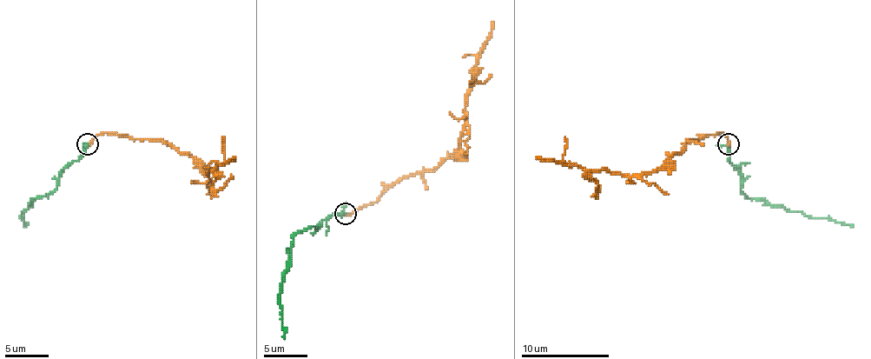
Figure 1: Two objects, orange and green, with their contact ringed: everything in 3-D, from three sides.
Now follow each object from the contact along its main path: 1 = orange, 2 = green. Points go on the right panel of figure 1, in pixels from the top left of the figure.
1: (728, 143), (721, 132), (690, 139), (659, 168), (630, 176), (536, 156)
2: (728, 143), (729, 162), (738, 172), (741, 189), (749, 198), (853, 227)

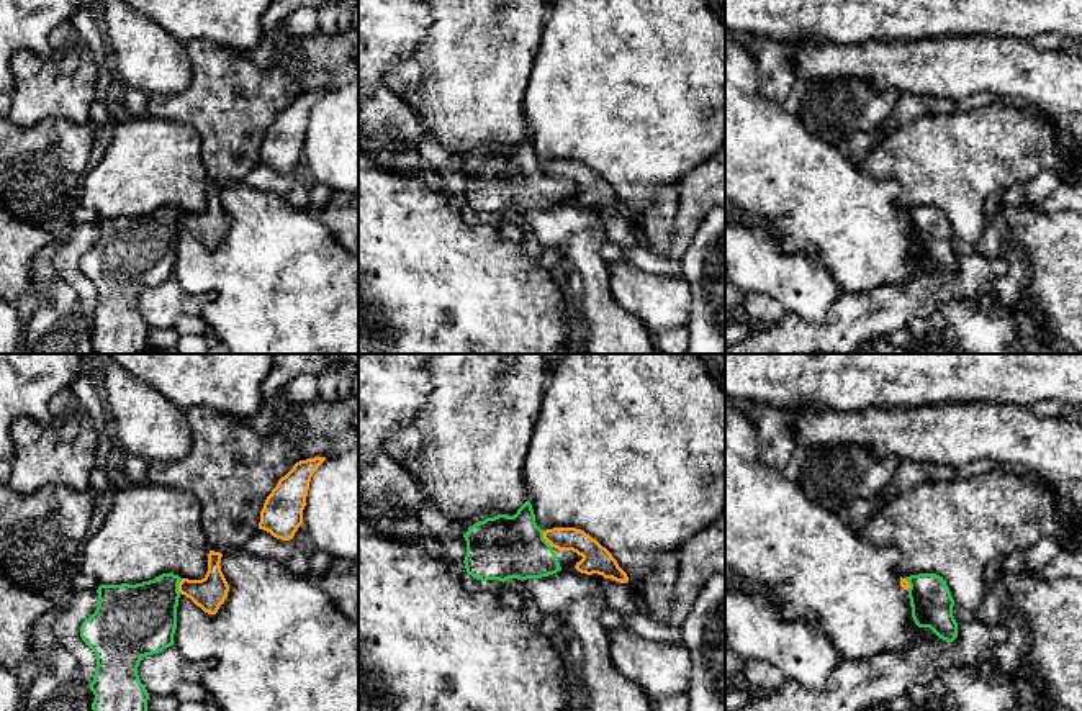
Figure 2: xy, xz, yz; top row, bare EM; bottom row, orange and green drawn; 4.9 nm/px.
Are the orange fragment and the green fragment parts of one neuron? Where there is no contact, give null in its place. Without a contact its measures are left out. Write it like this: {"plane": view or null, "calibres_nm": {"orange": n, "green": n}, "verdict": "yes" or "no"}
{"plane": "xz", "calibres_nm": {"orange": 120, "green": 320}, "verdict": "yes"}

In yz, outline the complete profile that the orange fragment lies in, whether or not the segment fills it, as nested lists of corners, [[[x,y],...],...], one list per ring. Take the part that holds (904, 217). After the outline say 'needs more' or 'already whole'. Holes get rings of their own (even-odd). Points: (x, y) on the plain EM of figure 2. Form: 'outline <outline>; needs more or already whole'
outline [[[936,206],[900,210],[900,220],[908,224],[912,251],[918,260],[930,260],[946,275],[958,270],[954,233],[943,210]]]; needs more

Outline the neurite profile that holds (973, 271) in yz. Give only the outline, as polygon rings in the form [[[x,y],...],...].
[[[958,257],[953,275],[920,275],[902,285],[881,285],[863,293],[843,292],[820,324],[786,311],[773,326],[755,331],[725,354],[853,354],[868,341],[894,334],[918,318],[933,316],[949,300],[979,300],[984,283],[1010,269],[1005,257]]]

